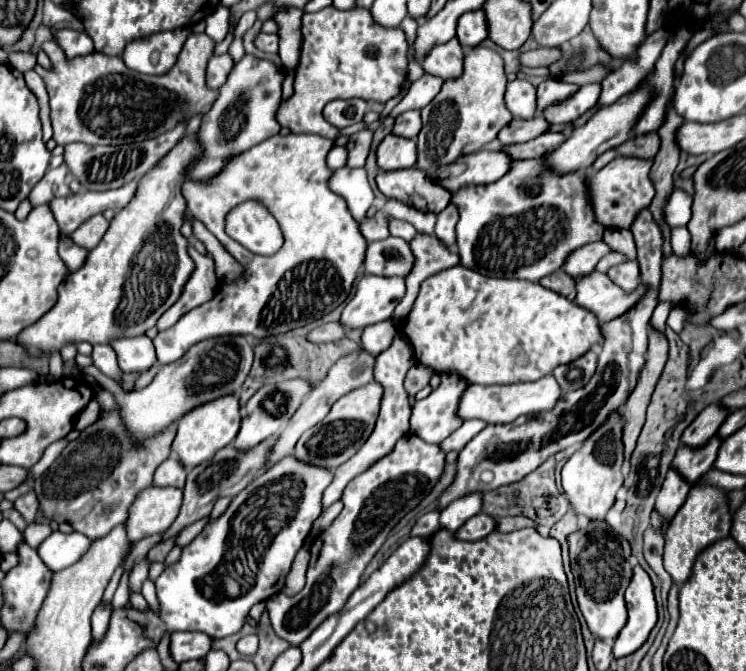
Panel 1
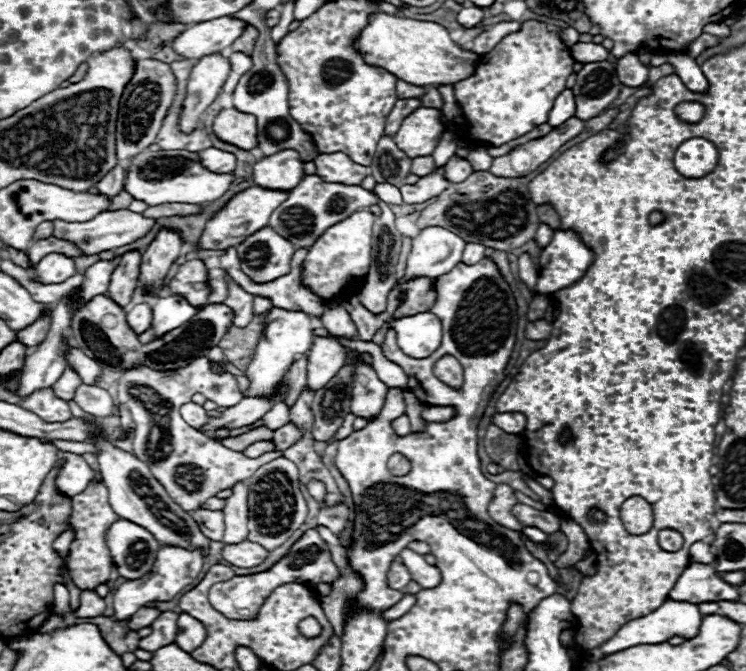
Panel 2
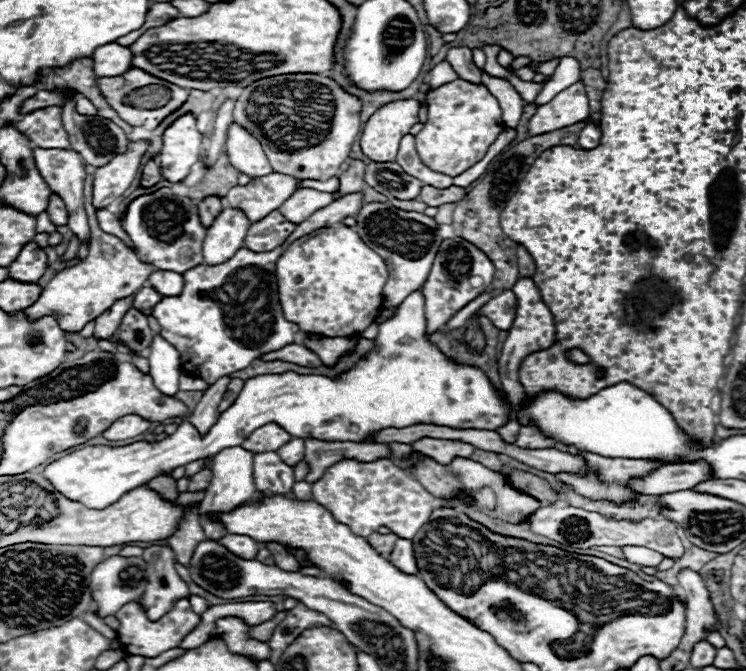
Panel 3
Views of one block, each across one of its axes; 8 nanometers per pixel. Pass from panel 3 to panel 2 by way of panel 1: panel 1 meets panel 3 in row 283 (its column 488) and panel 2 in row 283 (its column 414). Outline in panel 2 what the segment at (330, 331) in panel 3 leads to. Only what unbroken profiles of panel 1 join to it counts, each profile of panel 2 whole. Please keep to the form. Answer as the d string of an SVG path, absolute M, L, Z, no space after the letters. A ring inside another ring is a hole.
M368 210L354 212L346 220L330 226L310 248L302 262L302 284L322 300L346 296L348 290L368 274L372 252L372 226L376 216Z

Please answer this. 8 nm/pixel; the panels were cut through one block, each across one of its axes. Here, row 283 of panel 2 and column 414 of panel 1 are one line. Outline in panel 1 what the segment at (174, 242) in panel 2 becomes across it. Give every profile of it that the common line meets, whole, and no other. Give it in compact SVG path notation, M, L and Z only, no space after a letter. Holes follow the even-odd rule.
M388 134L376 152L378 166L384 172L404 170L416 164L416 142L410 138Z

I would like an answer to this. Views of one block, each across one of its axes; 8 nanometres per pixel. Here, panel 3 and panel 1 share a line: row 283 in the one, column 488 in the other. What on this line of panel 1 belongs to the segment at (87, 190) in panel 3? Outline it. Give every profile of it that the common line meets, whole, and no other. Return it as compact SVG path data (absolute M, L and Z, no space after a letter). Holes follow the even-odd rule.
M476 46L466 52L464 74L460 80L444 82L440 94L422 110L422 130L418 134L416 168L432 174L440 166L452 164L460 156L474 154L488 146L498 132L512 122L512 114L504 104L506 74L498 52Z

